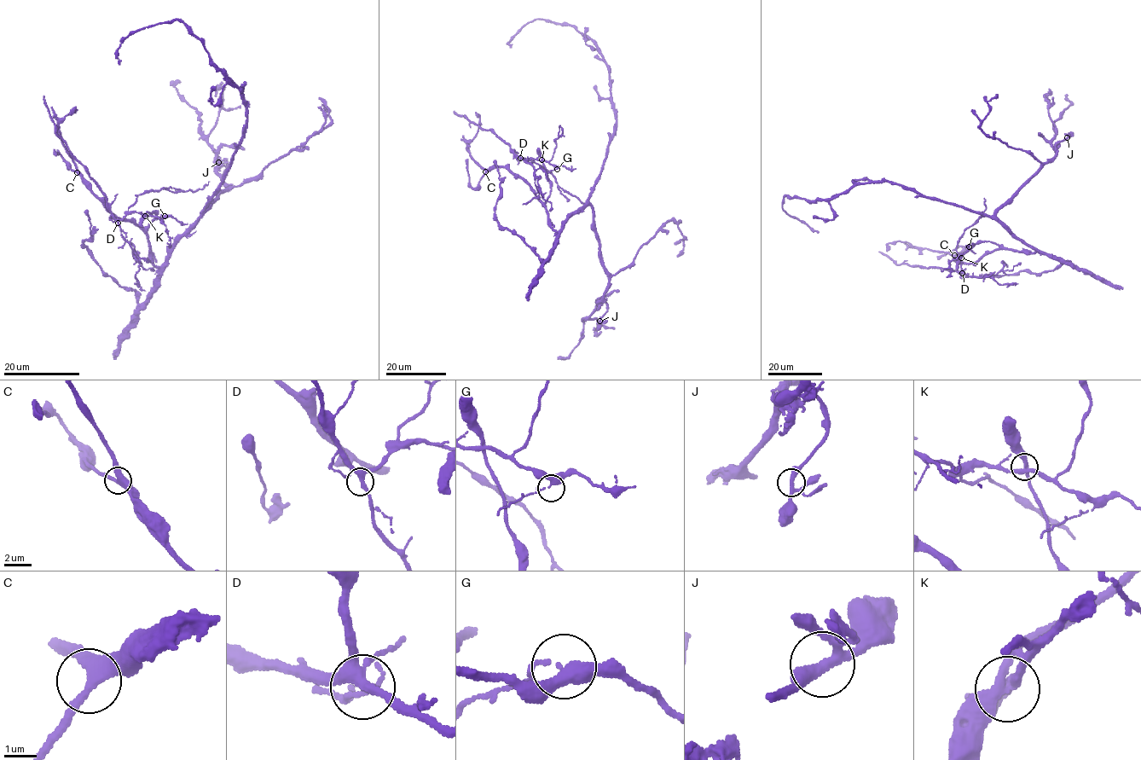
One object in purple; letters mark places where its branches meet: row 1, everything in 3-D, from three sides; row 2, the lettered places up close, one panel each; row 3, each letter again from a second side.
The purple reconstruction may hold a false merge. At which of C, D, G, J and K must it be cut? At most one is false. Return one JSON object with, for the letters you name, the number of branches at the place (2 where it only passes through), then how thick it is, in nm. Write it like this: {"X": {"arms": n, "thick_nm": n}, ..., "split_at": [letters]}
{"K": {"arms": 4, "thick_nm": 300}, "split_at": ["K"]}

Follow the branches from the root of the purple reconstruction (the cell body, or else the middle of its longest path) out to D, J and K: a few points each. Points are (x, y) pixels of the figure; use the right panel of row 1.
D: (978, 213), (998, 217), (1016, 238), (1036, 251), (1012, 251), (989, 241), (977, 241), (961, 255), (962, 273)
J: (978, 213), (993, 216), (1054, 156), (1056, 145), (1067, 137)
K: (978, 213), (998, 217), (1016, 238), (1032, 246), (1036, 251), (1012, 251), (989, 241), (977, 241), (961, 258)

